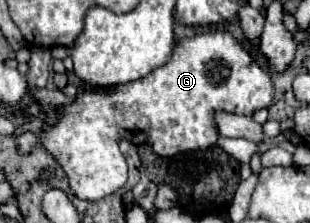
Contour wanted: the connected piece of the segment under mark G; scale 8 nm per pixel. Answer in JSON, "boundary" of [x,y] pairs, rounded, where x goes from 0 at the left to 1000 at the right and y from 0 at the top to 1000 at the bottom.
{"boundary":[[[671,135],[671,143],[652,143],[652,152],[632,152],[619,170],[594,170],[568,197],[561,215],[561,242],[555,242],[555,278],[548,287],[529,287],[516,305],[503,305],[497,323],[484,323],[471,350],[458,359],[439,359],[439,368],[413,368],[413,377],[394,377],[394,386],[374,386],[374,395],[316,395],[303,413],[265,413],[252,422],[252,448],[226,475],[200,475],[200,529],[168,547],[161,565],[142,574],[142,610],[135,610],[135,646],[155,664],[155,682],[194,726],[194,744],[206,753],[213,789],[219,789],[219,816],[226,816],[226,852],[245,888],[258,897],[323,897],[348,870],[368,870],[374,852],[387,852],[406,816],[406,780],[394,780],[397,753],[410,749],[406,713],[387,664],[381,664],[381,628],[403,623],[419,637],[484,637],[497,655],[497,682],[516,691],[516,700],[561,700],[561,691],[581,691],[581,682],[606,682],[606,673],[658,673],[671,655],[690,655],[697,619],[703,619],[703,592],[697,574],[684,565],[684,502],[690,493],[729,493],[729,502],[755,502],[755,511],[794,511],[794,520],[813,520],[832,484],[871,484],[871,466],[884,457],[884,368],[877,368],[877,341],[845,314],[832,287],[813,287],[819,260],[813,242],[729,135]]]}

